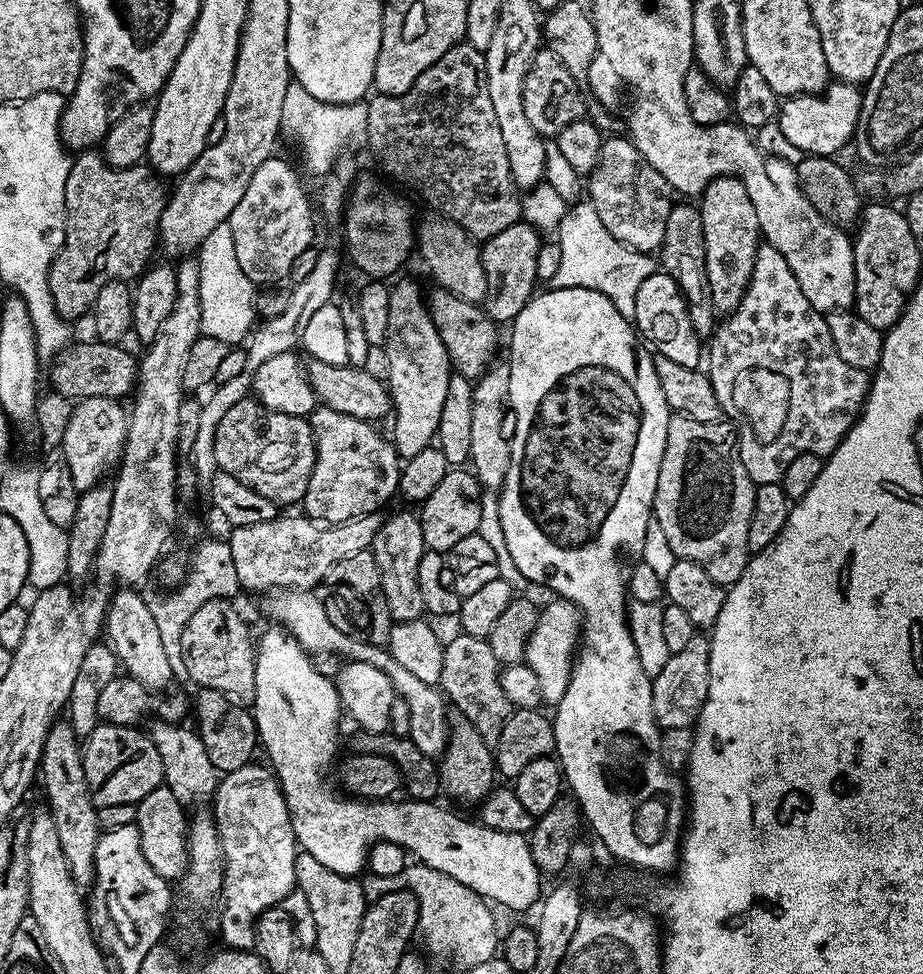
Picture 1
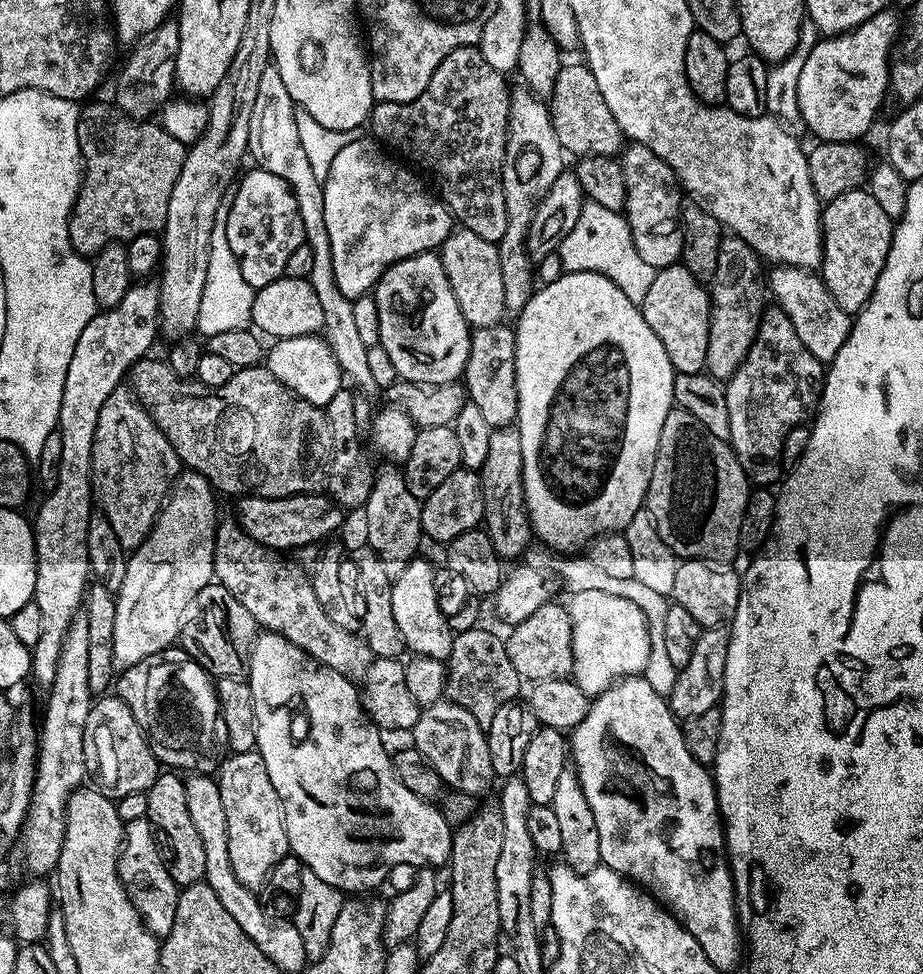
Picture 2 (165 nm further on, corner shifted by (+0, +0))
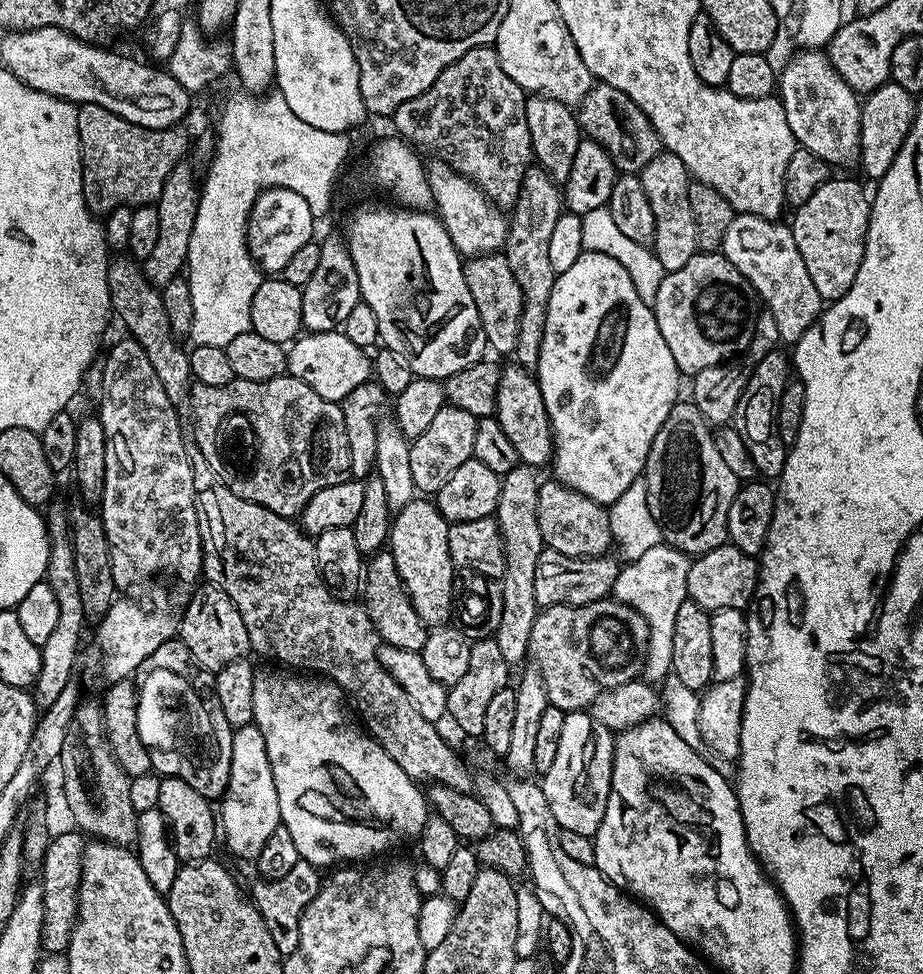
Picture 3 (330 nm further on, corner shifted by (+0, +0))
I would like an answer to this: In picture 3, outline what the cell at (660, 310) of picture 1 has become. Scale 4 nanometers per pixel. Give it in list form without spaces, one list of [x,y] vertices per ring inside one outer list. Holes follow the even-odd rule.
[[[697,251],[682,270],[664,275],[654,311],[678,370],[695,374],[731,361],[739,352],[747,353],[756,335],[758,297],[752,283],[719,251]]]

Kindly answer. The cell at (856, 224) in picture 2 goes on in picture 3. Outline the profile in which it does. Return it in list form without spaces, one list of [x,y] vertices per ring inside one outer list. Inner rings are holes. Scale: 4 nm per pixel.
[[[829,178],[822,186],[818,186],[818,190],[814,190],[814,194],[810,194],[810,198],[806,198],[806,202],[802,202],[800,208],[795,209],[794,215],[796,217],[790,220],[790,227],[794,234],[794,242],[798,242],[798,254],[802,254],[802,262],[806,262],[806,270],[810,274],[815,288],[818,289],[821,301],[831,302],[842,298],[846,294],[846,290],[850,290],[850,286],[858,274],[858,266],[862,266],[862,254],[864,253],[864,247],[866,247],[866,234],[868,233],[868,219],[872,216],[872,205],[870,203],[869,193],[864,193],[863,186],[856,180],[836,180],[836,178]]]

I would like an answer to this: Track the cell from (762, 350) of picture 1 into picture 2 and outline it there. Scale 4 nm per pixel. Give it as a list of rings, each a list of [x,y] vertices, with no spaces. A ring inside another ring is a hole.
[[[765,307],[757,336],[745,360],[738,366],[736,373],[726,381],[726,406],[730,410],[730,443],[742,470],[753,485],[772,486],[775,485],[776,479],[781,479],[780,468],[782,469],[784,459],[786,434],[801,427],[817,411],[825,375],[825,365],[818,358],[814,358],[814,354],[810,354],[806,346],[802,346],[802,338],[798,338],[794,322],[786,318],[780,307]]]

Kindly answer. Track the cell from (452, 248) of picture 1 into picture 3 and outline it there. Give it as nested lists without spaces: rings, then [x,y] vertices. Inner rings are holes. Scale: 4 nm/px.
[[[502,254],[473,256],[463,265],[468,298],[476,307],[476,318],[486,334],[491,351],[512,354],[518,344],[518,322],[522,318],[522,290],[510,271],[510,262]]]

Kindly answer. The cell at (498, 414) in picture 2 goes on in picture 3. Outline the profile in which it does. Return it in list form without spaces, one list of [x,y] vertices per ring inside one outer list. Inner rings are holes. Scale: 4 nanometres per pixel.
[[[512,362],[510,366],[501,367],[498,378],[498,398],[496,399],[496,421],[502,426],[514,450],[518,450],[520,464],[533,470],[551,465],[554,455],[552,427],[546,414],[546,402],[542,402],[542,390],[531,371]]]

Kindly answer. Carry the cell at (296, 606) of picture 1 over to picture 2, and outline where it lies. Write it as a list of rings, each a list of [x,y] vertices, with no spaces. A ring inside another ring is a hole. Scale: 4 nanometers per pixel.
[[[447,699],[427,705],[421,711],[418,722],[411,728],[410,736],[411,743],[428,759],[430,766],[438,770],[441,781],[449,789],[476,798],[479,792],[486,791],[494,781],[485,729],[476,721],[474,714],[462,706]]]

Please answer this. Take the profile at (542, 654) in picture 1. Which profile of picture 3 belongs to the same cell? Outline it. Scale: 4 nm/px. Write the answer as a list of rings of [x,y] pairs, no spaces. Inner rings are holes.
[[[661,543],[647,550],[642,558],[627,561],[621,567],[614,582],[611,595],[626,606],[638,610],[648,623],[648,653],[644,659],[643,679],[648,682],[660,682],[672,671],[674,658],[674,622],[678,618],[678,608],[688,599],[688,565],[690,556],[679,552],[671,544]]]

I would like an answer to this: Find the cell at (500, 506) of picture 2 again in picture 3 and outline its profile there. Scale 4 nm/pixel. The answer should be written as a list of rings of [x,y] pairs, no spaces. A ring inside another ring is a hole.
[[[517,466],[506,473],[500,482],[498,506],[494,513],[504,543],[504,575],[498,580],[502,614],[496,620],[494,638],[498,642],[498,650],[502,650],[502,658],[506,658],[509,666],[525,663],[530,630],[534,630],[534,618],[541,610],[534,598],[534,570],[546,545],[542,530],[538,530],[538,490],[541,481],[536,480],[536,476],[537,473],[527,466]]]

